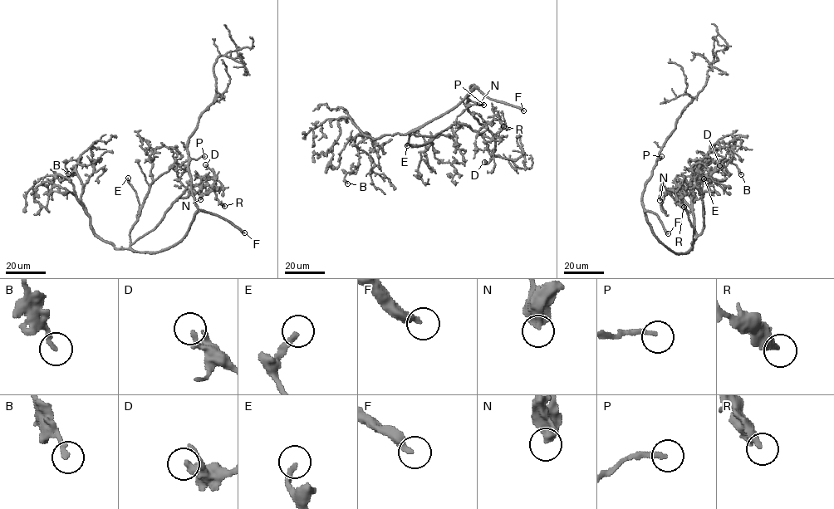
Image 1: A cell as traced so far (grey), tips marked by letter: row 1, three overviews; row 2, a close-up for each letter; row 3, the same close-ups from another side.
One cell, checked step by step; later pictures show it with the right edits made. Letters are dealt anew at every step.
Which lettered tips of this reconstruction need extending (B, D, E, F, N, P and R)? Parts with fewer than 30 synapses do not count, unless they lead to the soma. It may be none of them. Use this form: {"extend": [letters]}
{"extend": ["E", "F", "P"]}

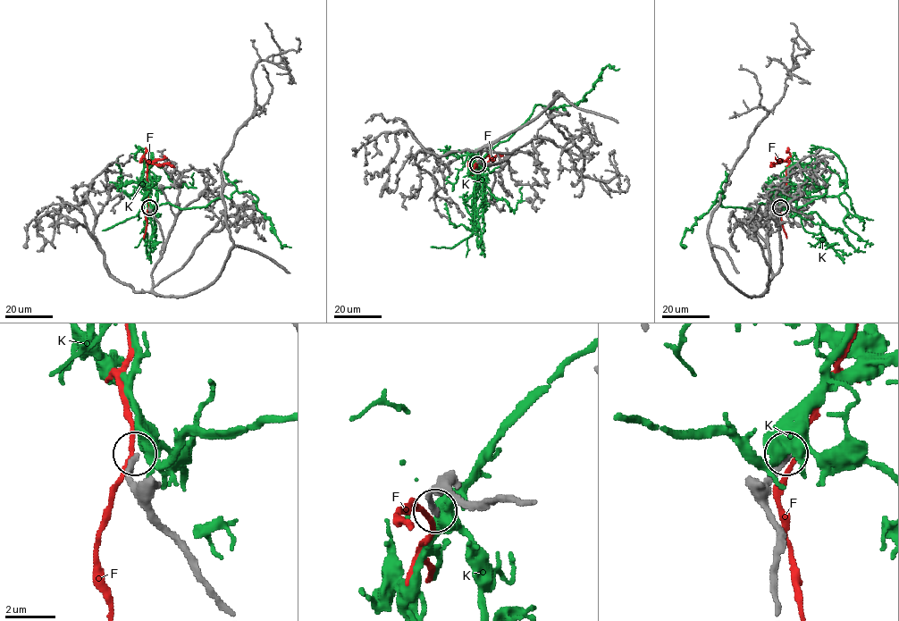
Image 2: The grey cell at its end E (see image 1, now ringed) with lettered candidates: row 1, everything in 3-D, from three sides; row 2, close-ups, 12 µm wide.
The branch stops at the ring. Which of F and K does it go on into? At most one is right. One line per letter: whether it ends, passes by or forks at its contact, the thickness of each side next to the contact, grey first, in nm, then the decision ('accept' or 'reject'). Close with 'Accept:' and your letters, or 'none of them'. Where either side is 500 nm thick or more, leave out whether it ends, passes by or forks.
F: it passes by; calibres 280 and 170 nm; reject
K: it forks; calibres 240 and 480 nm; reject
Accept: none of them

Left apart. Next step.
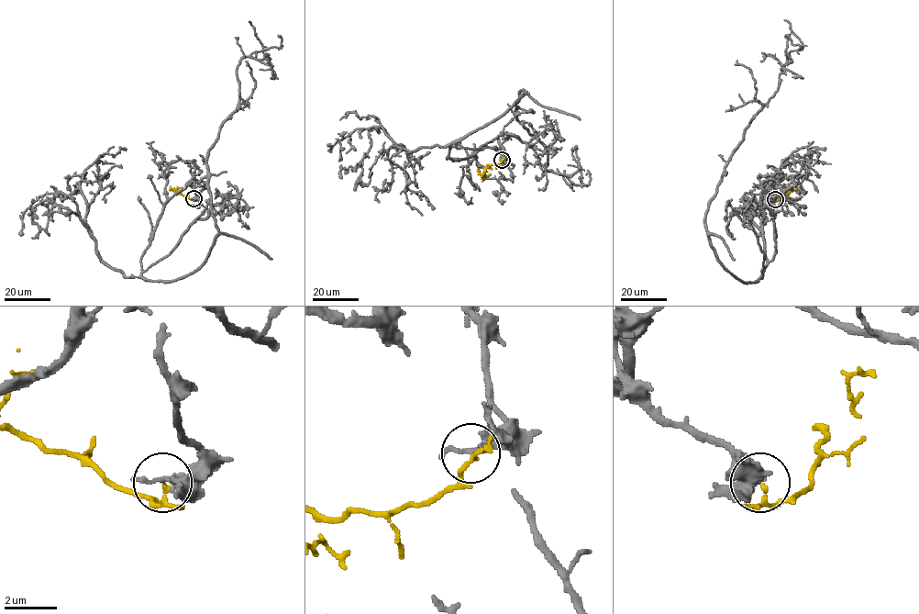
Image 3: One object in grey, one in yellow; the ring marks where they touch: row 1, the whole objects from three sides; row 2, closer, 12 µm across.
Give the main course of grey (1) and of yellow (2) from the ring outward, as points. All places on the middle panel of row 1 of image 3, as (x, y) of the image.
1: (502, 160), (502, 147), (452, 160), (449, 145), (524, 91), (514, 116), (557, 169)
2: (502, 160), (499, 163), (487, 166), (484, 173), (486, 176), (490, 173)

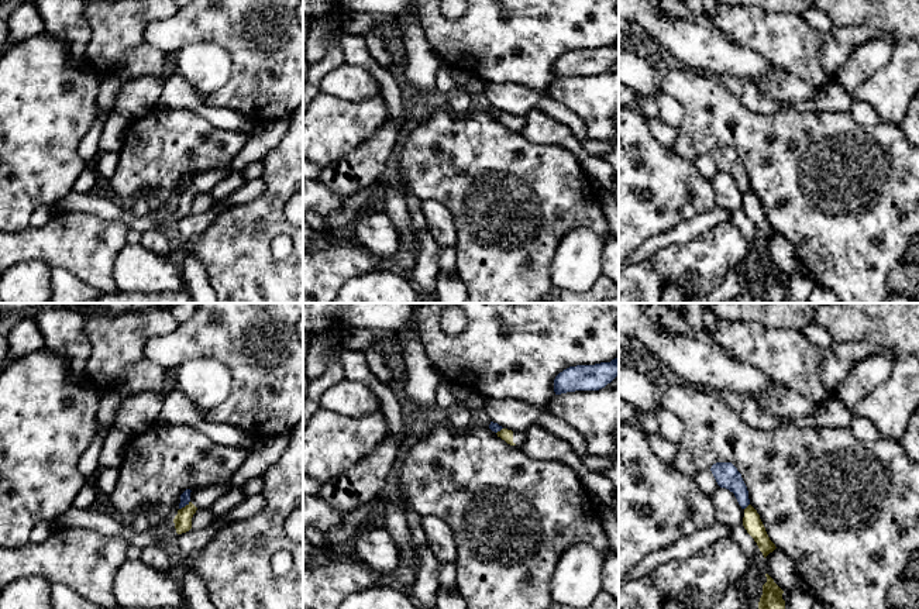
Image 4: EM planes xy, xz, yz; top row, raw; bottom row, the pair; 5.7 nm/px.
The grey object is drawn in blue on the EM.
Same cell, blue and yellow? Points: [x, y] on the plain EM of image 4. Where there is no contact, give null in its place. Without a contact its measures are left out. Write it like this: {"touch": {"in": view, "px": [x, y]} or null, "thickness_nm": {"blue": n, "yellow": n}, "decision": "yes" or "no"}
{"touch": {"in": "xy", "px": [183, 191]}, "thickness_nm": {"blue": 60, "yellow": 100}, "decision": "no"}

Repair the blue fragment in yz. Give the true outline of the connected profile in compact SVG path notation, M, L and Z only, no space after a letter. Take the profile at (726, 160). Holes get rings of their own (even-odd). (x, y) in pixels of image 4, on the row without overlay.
M716 147L710 152L717 169L734 178L741 193L750 189L748 175L741 158L732 147Z

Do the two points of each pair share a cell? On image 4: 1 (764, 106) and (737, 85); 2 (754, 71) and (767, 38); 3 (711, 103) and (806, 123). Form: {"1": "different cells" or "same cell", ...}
{"1": "same cell", "2": "different cells", "3": "same cell"}

